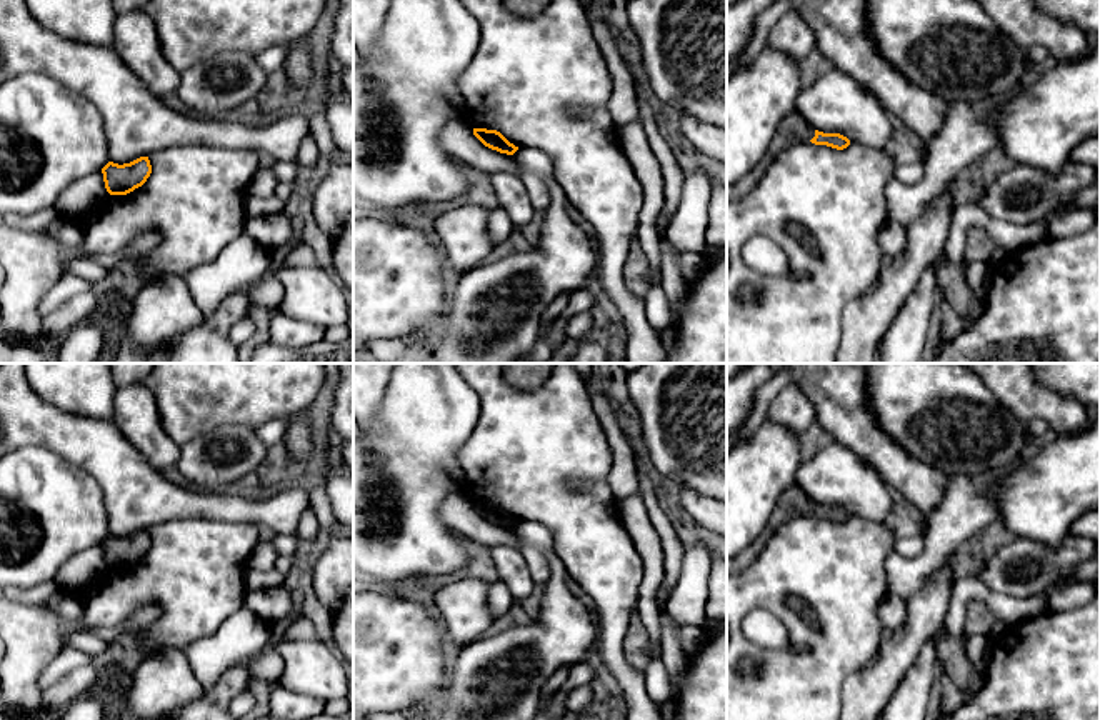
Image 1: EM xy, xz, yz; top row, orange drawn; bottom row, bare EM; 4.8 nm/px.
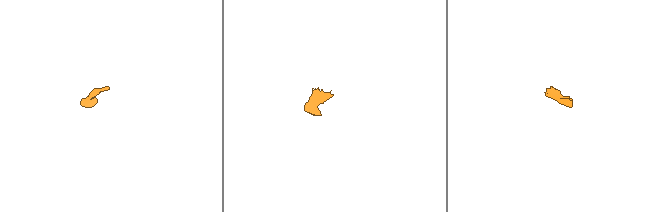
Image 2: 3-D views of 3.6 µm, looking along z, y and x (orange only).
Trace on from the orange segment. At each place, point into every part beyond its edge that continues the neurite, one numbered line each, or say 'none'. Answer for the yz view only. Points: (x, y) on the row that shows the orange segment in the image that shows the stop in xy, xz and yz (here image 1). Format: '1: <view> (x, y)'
1: yz (794, 129)

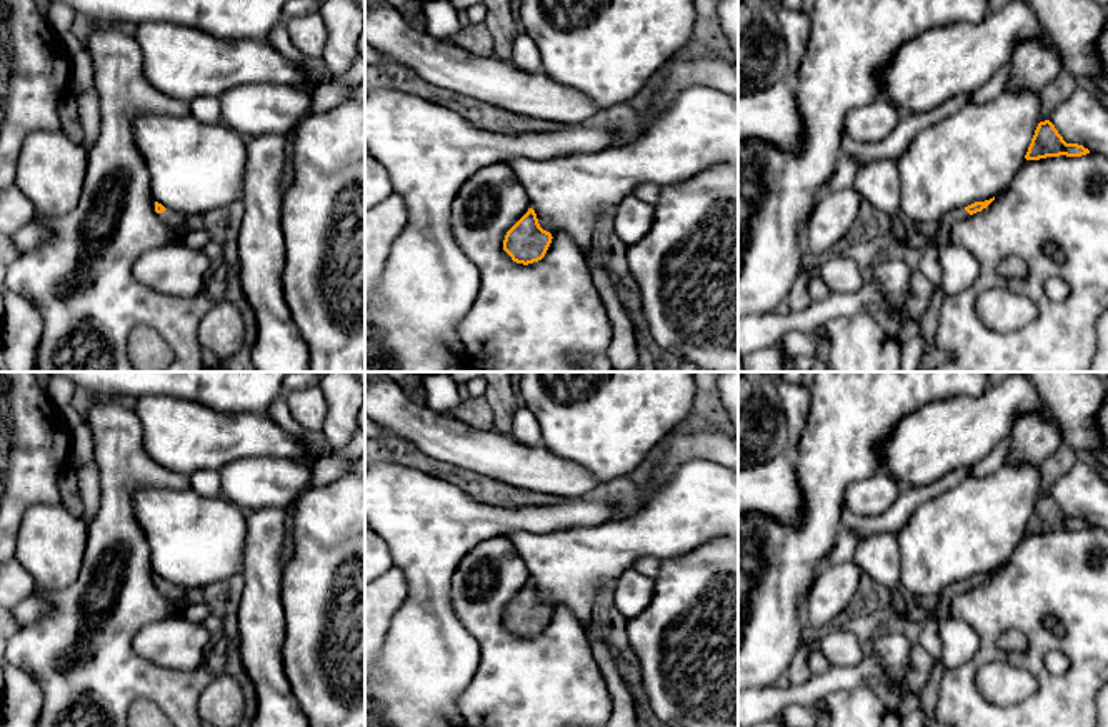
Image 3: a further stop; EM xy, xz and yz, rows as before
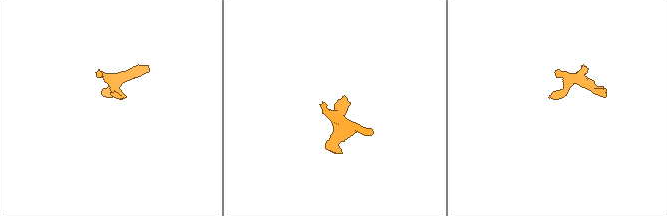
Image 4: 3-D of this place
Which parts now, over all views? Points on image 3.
1: xy (174, 220)

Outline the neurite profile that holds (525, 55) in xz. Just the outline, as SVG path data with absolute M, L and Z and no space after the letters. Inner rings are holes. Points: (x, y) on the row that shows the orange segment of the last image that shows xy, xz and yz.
M527 33L517 35L510 62L527 73L542 72L542 53L537 43Z

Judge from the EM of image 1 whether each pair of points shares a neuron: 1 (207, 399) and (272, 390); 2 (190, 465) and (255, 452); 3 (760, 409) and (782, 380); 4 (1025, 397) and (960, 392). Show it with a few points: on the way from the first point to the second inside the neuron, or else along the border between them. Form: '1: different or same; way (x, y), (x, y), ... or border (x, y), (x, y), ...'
1: same; way (224, 390), (255, 390)
2: same; way (207, 465), (227, 469), (239, 464)
3: same; way (762, 402), (775, 385)
4: different; border (982, 380), (1024, 422)

